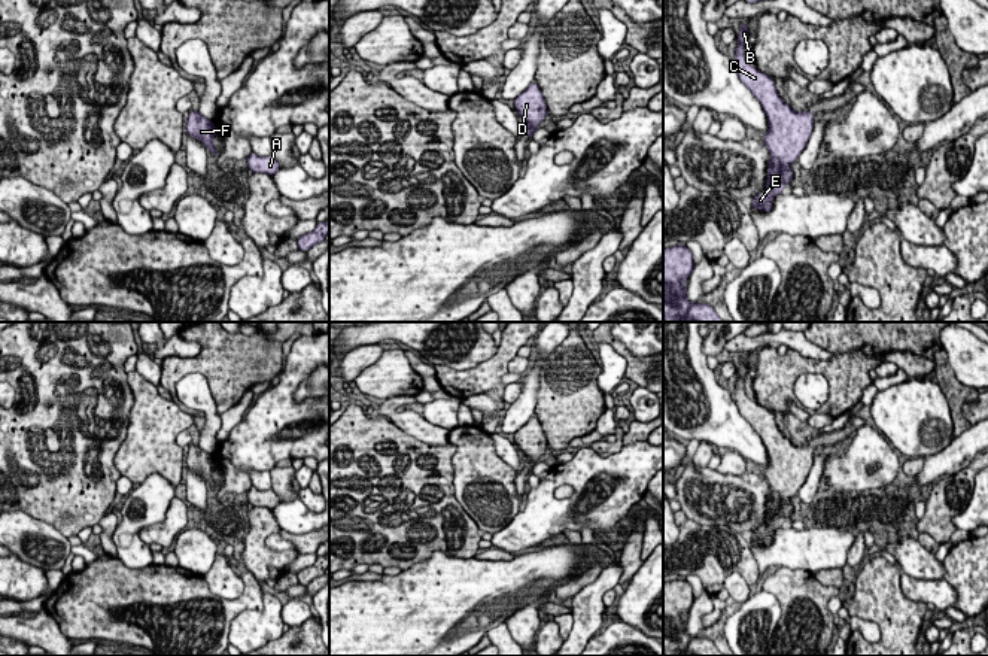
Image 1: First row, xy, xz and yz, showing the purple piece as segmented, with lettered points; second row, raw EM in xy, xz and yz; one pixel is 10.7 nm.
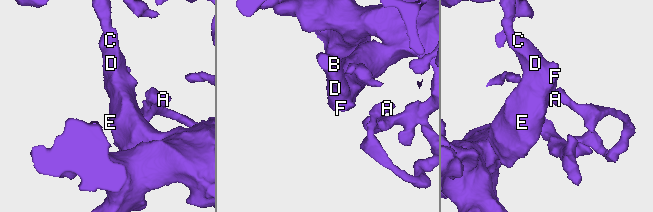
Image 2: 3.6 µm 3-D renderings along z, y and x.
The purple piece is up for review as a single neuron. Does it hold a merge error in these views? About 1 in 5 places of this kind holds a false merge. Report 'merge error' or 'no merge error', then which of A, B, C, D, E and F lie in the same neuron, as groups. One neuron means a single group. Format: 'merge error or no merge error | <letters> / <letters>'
no merge error | A B C D E F

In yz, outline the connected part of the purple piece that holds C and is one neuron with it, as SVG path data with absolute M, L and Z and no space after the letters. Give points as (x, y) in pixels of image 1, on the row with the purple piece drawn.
M744 22L736 36L735 69L741 82L760 101L769 130L763 143L770 152L767 165L766 192L753 197L753 209L761 212L772 210L772 200L782 194L785 185L791 183L793 171L790 165L799 158L808 145L814 128L814 115L809 110L794 112L778 94L770 76L761 73L745 61L744 42L748 40L748 28Z

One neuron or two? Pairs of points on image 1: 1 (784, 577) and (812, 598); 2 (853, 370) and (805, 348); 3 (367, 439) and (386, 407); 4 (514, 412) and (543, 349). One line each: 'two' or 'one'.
1: one
2: two
3: two
4: one

